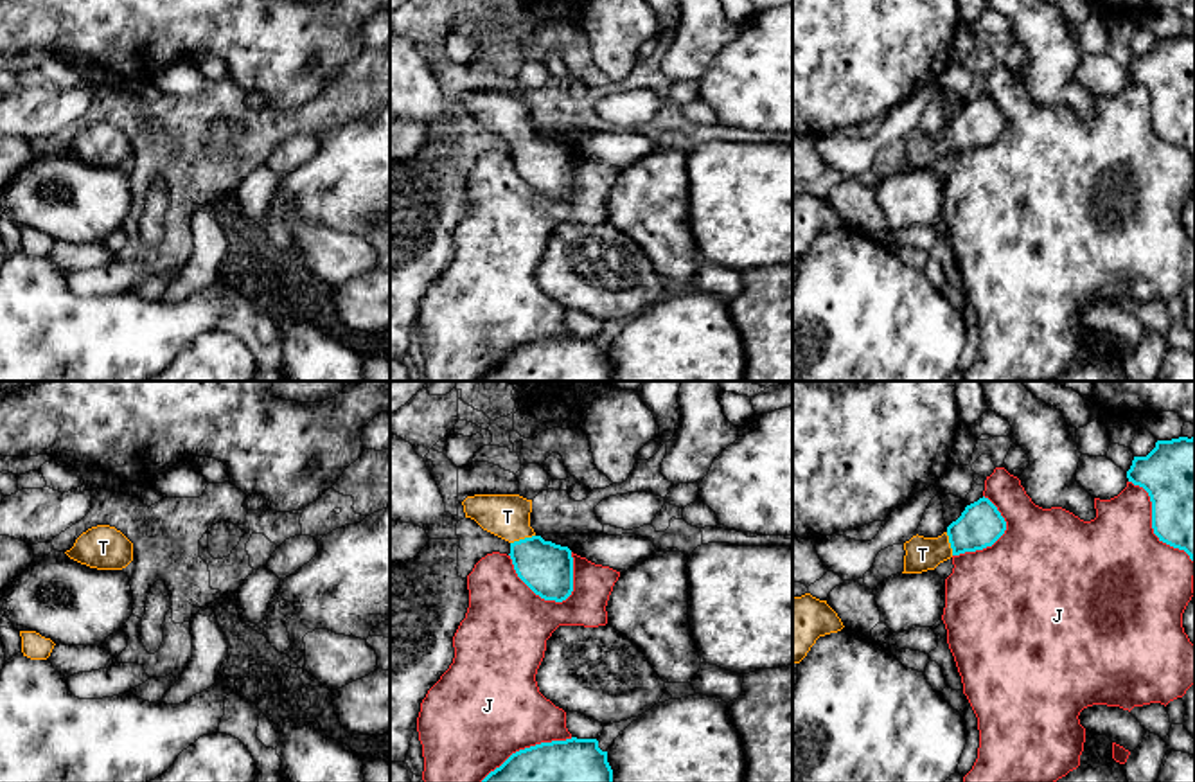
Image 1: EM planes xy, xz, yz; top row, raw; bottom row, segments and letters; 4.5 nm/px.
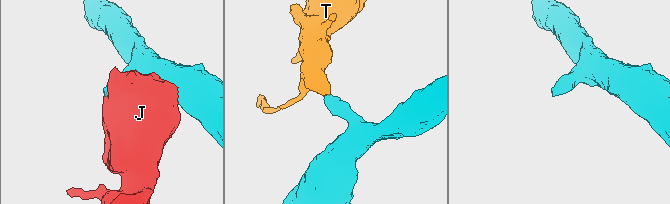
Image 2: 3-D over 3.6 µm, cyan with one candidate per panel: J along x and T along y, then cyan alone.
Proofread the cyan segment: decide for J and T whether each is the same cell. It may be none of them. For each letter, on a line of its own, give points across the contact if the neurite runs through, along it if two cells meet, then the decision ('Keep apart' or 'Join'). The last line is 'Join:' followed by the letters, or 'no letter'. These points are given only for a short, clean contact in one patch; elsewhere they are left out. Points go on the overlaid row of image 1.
J: Keep apart
T: Path across: xz (547, 568), (522, 540), (507, 516). Join
Join: T

